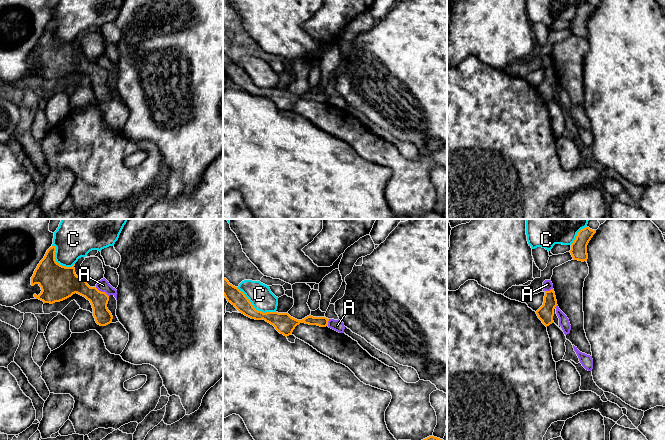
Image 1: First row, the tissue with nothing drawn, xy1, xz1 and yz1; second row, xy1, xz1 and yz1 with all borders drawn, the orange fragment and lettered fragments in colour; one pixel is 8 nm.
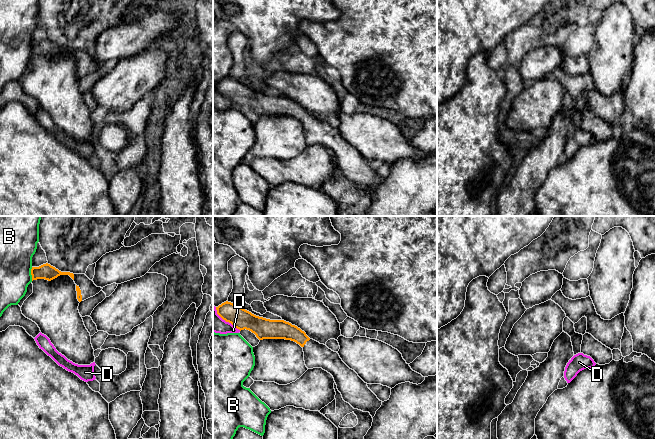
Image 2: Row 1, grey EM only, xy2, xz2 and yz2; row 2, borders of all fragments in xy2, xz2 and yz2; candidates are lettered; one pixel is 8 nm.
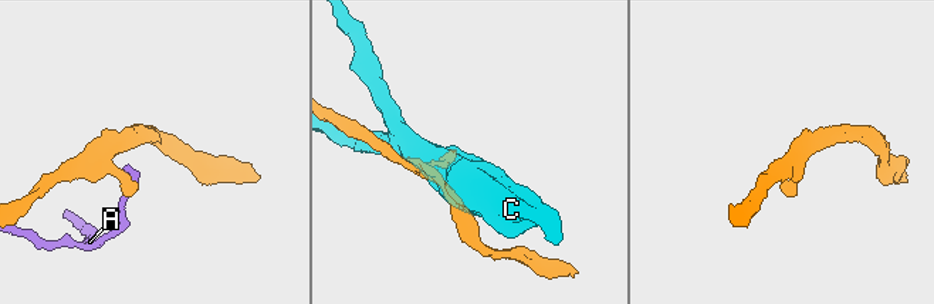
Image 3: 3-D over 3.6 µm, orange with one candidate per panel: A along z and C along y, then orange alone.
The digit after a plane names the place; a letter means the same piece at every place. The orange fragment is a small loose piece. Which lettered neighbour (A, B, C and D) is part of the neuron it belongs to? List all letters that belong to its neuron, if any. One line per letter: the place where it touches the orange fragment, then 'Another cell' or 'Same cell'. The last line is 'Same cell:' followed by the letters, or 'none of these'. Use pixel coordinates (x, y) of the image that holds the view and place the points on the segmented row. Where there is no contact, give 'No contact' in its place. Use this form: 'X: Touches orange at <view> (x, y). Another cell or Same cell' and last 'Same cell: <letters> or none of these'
A: Touches orange at xy1 (102, 292). Another cell
B: Touches orange at xy2 (31, 274). Another cell
C: Touches orange at xz1 (253, 307). Another cell
D: Touches orange at xz2 (226, 321). Another cell
Same cell: none of these

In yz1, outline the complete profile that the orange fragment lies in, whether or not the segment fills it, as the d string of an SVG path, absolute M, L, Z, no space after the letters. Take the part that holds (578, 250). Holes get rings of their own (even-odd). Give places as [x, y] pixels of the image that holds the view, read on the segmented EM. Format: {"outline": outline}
{"outline": "M585 227L577 233L576 239L571 244L570 250L574 260L582 262L587 261L587 245L595 233L596 230L592 230L589 227Z"}

